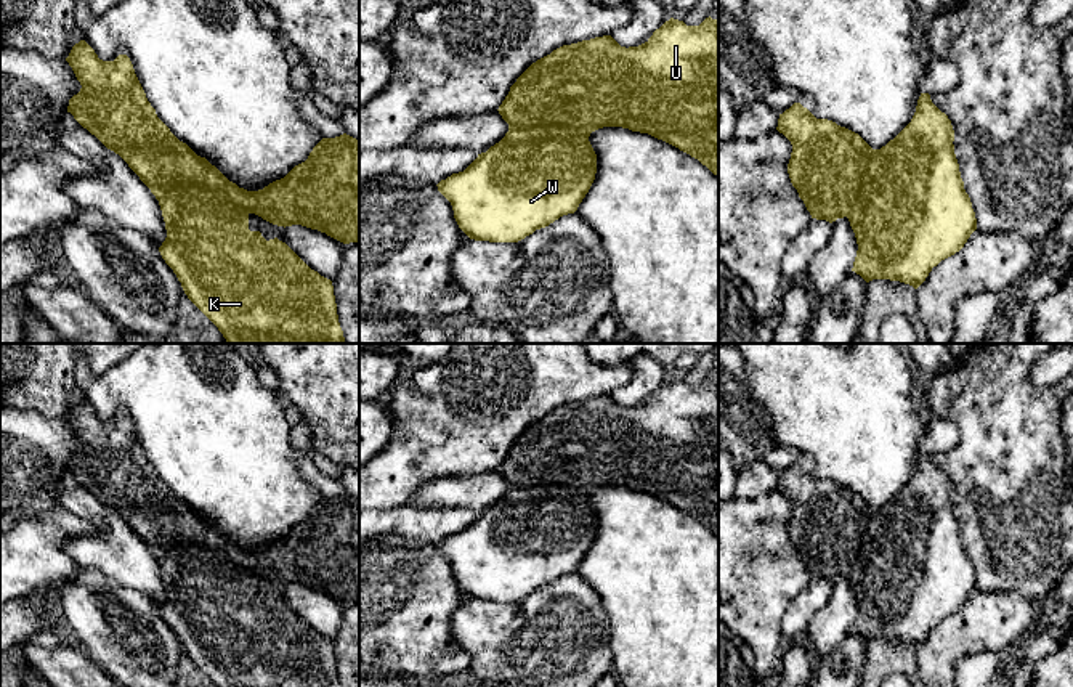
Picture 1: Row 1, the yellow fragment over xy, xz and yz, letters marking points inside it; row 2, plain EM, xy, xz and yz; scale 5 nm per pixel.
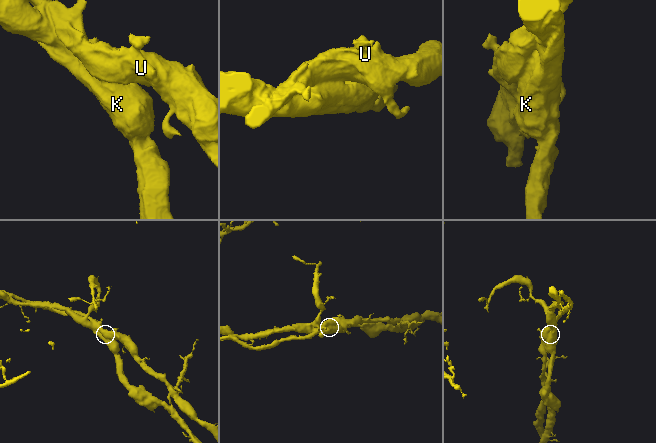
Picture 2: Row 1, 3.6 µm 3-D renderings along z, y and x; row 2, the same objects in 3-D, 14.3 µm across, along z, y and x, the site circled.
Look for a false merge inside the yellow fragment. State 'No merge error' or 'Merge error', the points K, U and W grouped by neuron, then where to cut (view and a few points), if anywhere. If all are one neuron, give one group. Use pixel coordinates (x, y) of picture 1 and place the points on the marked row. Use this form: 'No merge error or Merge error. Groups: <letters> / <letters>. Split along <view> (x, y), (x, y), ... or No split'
Merge error. Groups: K W / U. Split along xy (159, 199), (207, 185), (223, 190), (249, 212)

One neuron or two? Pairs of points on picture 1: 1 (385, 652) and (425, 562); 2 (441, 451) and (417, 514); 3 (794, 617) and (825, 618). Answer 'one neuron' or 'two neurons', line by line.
1: one neuron
2: two neurons
3: two neurons

